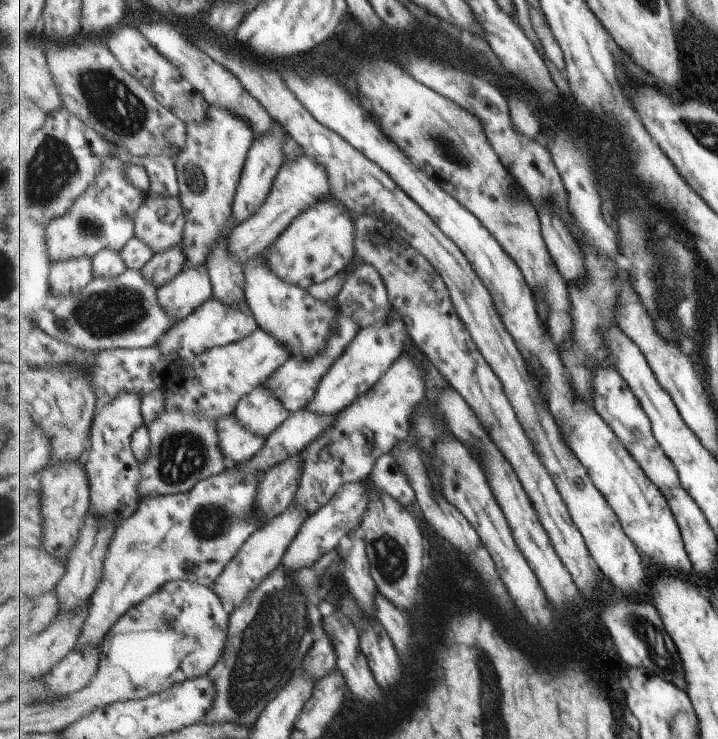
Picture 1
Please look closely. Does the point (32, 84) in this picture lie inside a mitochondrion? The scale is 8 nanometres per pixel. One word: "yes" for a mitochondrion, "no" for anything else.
no

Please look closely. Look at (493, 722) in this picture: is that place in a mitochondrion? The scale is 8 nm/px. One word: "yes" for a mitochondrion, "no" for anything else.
yes

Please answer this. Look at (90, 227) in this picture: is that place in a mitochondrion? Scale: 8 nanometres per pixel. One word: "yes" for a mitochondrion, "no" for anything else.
yes

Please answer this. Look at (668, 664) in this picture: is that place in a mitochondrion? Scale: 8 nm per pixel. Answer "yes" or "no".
yes

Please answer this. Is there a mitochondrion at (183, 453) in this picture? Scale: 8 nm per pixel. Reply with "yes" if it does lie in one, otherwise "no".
yes

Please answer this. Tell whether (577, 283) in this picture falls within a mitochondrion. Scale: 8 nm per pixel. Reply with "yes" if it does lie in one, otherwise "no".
no

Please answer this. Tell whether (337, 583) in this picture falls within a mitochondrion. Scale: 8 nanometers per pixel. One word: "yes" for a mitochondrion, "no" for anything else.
no

